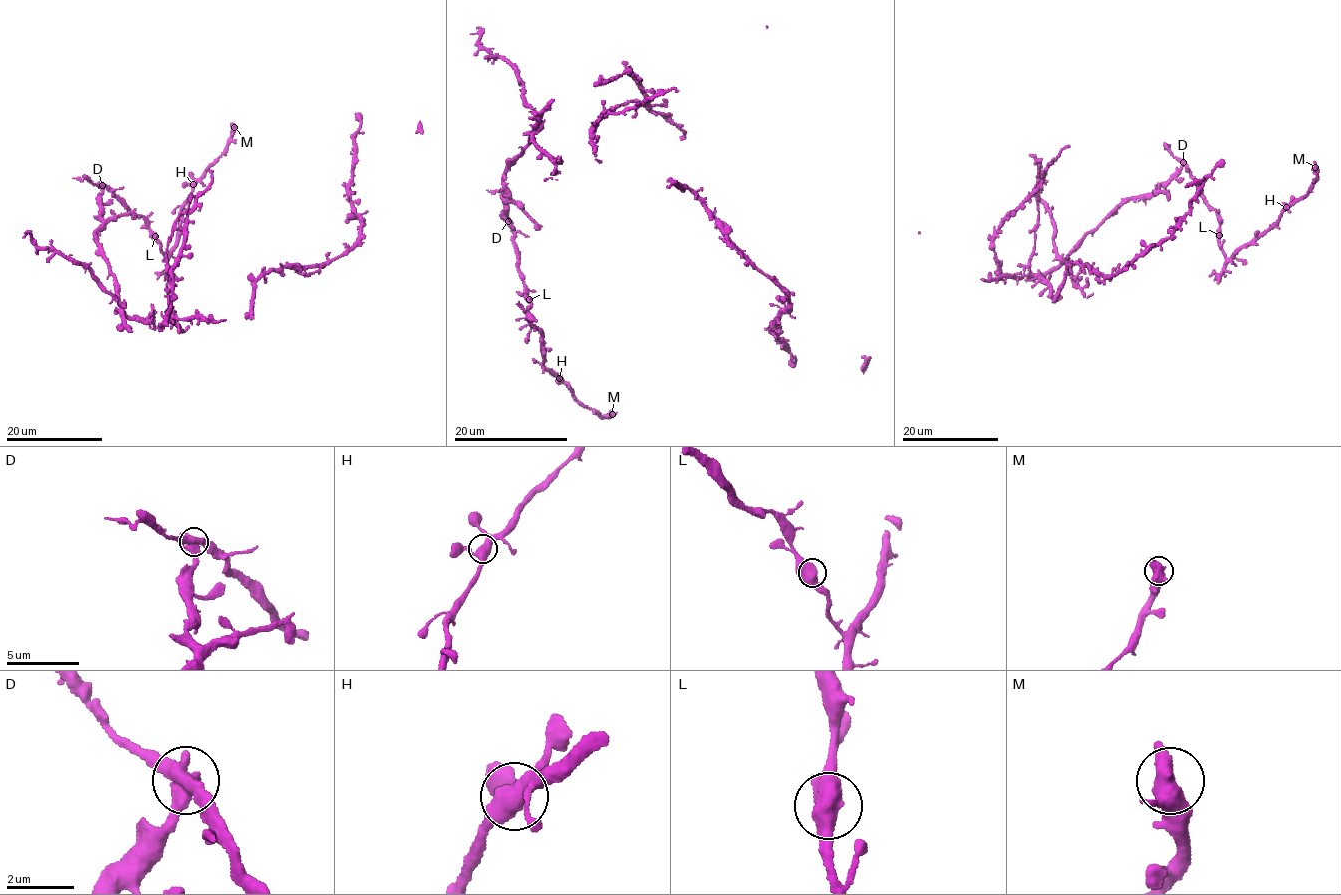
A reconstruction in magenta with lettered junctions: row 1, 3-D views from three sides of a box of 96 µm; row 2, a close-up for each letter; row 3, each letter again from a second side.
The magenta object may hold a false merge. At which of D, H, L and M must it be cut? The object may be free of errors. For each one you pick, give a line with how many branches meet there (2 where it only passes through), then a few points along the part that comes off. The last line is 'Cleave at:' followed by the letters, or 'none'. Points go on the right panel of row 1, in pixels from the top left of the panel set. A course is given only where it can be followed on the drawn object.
D: branches 3
Cleave at: D

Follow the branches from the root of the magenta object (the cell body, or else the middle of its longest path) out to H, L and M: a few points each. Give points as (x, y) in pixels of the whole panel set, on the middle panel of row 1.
H: (555, 158), (541, 152), (534, 131), (507, 169), (503, 189), (527, 313), (540, 332), (544, 367), (559, 378)
L: (555, 158), (541, 152), (534, 131), (503, 181), (506, 217), (529, 299)
M: (555, 158), (541, 152), (534, 131), (505, 173), (516, 265), (544, 367), (574, 398), (612, 414)

